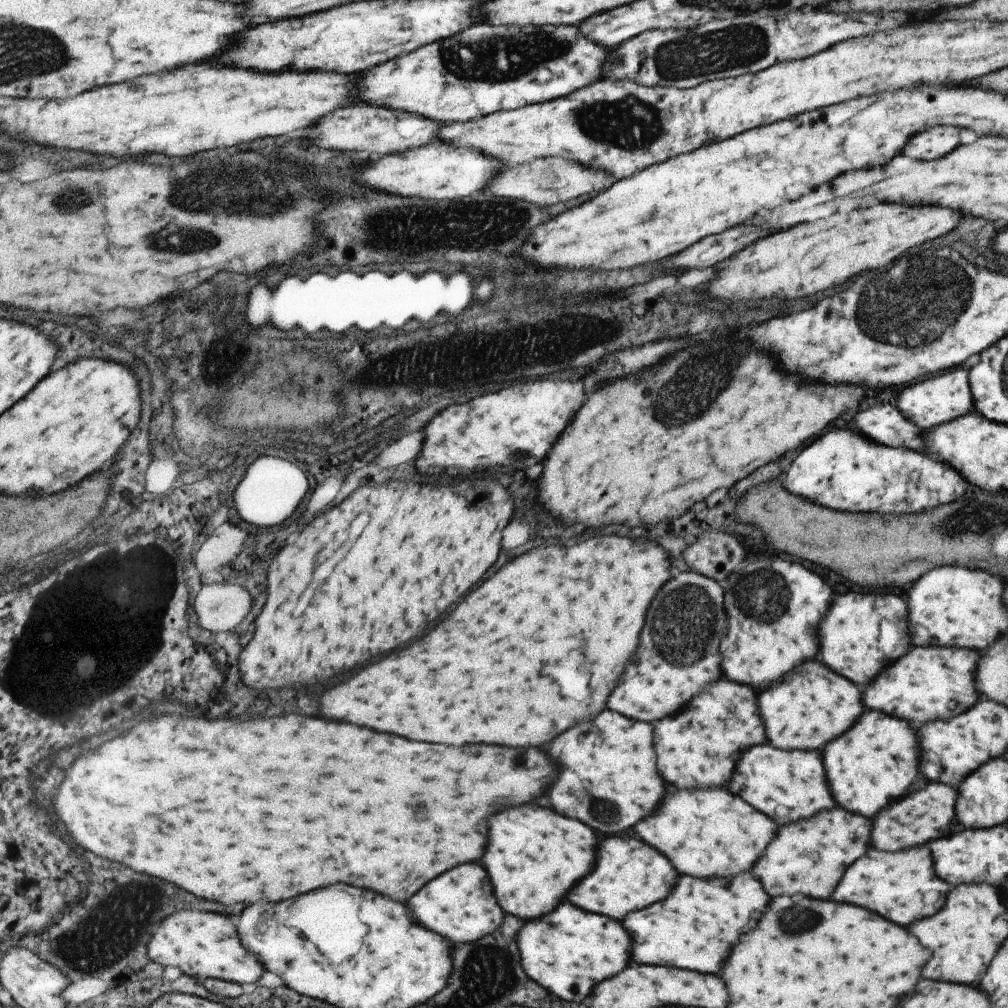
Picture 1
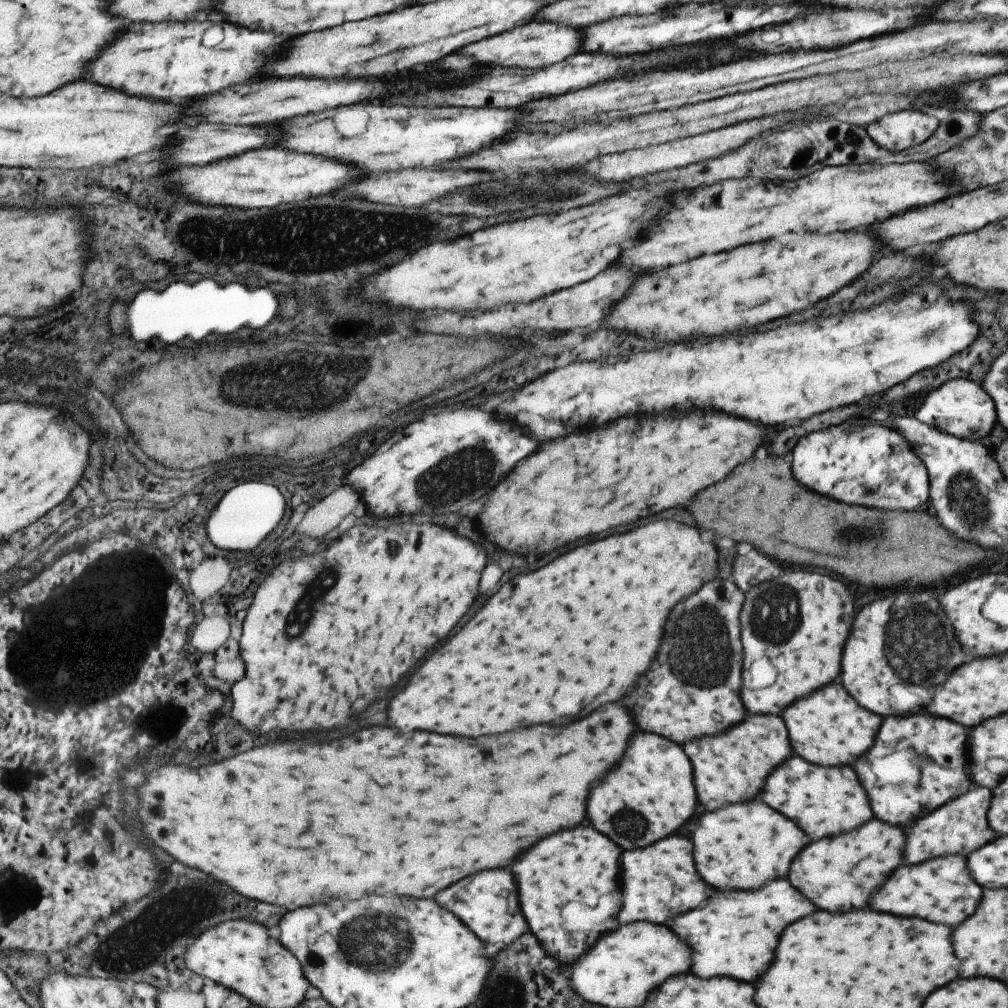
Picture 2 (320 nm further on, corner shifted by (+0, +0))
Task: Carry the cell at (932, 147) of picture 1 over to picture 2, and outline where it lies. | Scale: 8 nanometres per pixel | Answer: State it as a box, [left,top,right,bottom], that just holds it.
[864,110,937,152]

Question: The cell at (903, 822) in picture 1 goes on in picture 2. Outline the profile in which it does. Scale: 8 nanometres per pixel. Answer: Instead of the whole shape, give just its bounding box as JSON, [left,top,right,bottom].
[903,787,997,864]

